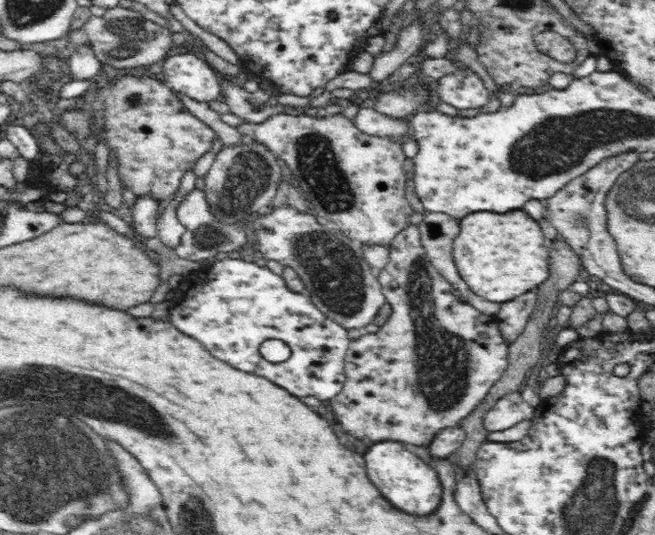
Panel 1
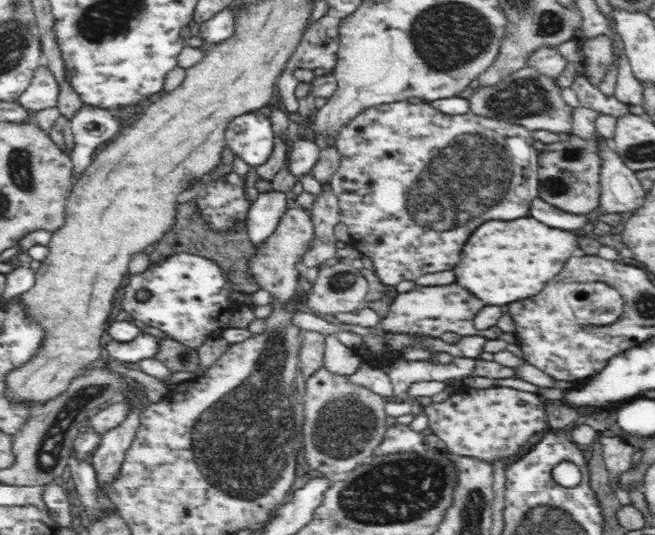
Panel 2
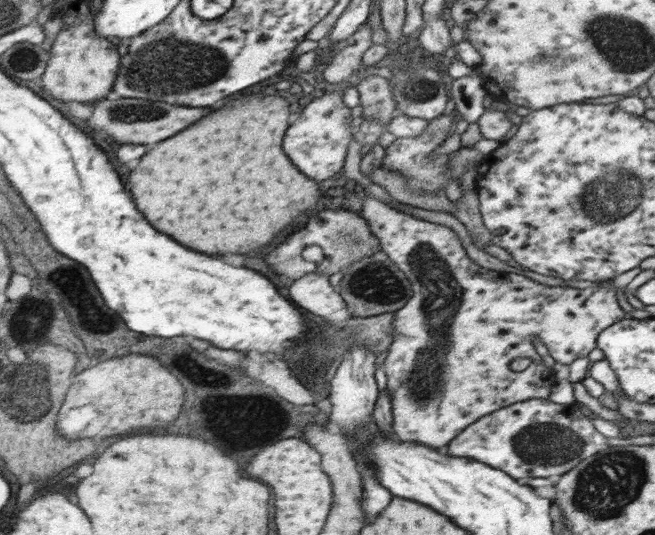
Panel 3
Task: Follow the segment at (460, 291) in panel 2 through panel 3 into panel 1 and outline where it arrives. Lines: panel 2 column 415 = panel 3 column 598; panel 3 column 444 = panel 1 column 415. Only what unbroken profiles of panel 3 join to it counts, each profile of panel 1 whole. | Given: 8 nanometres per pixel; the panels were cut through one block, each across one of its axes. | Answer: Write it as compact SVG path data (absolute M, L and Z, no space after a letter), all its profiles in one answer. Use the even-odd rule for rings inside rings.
M409 224L402 232L399 232L388 245L388 251L390 251L390 260L384 268L377 272L377 279L380 281L382 294L391 307L390 318L386 320L384 326L381 326L376 334L364 333L360 338L350 342L345 360L346 382L342 390L330 400L326 412L330 414L330 418L340 420L340 424L346 428L346 432L352 432L356 438L368 438L372 442L402 442L416 450L418 447L427 447L439 430L458 426L462 418L466 418L472 413L472 410L479 406L508 366L509 345L506 344L501 332L498 331L498 319L495 316L485 316L474 306L460 302L459 295L454 292L453 286L434 268L434 265L426 256L426 251L422 246L421 234L416 225Z

